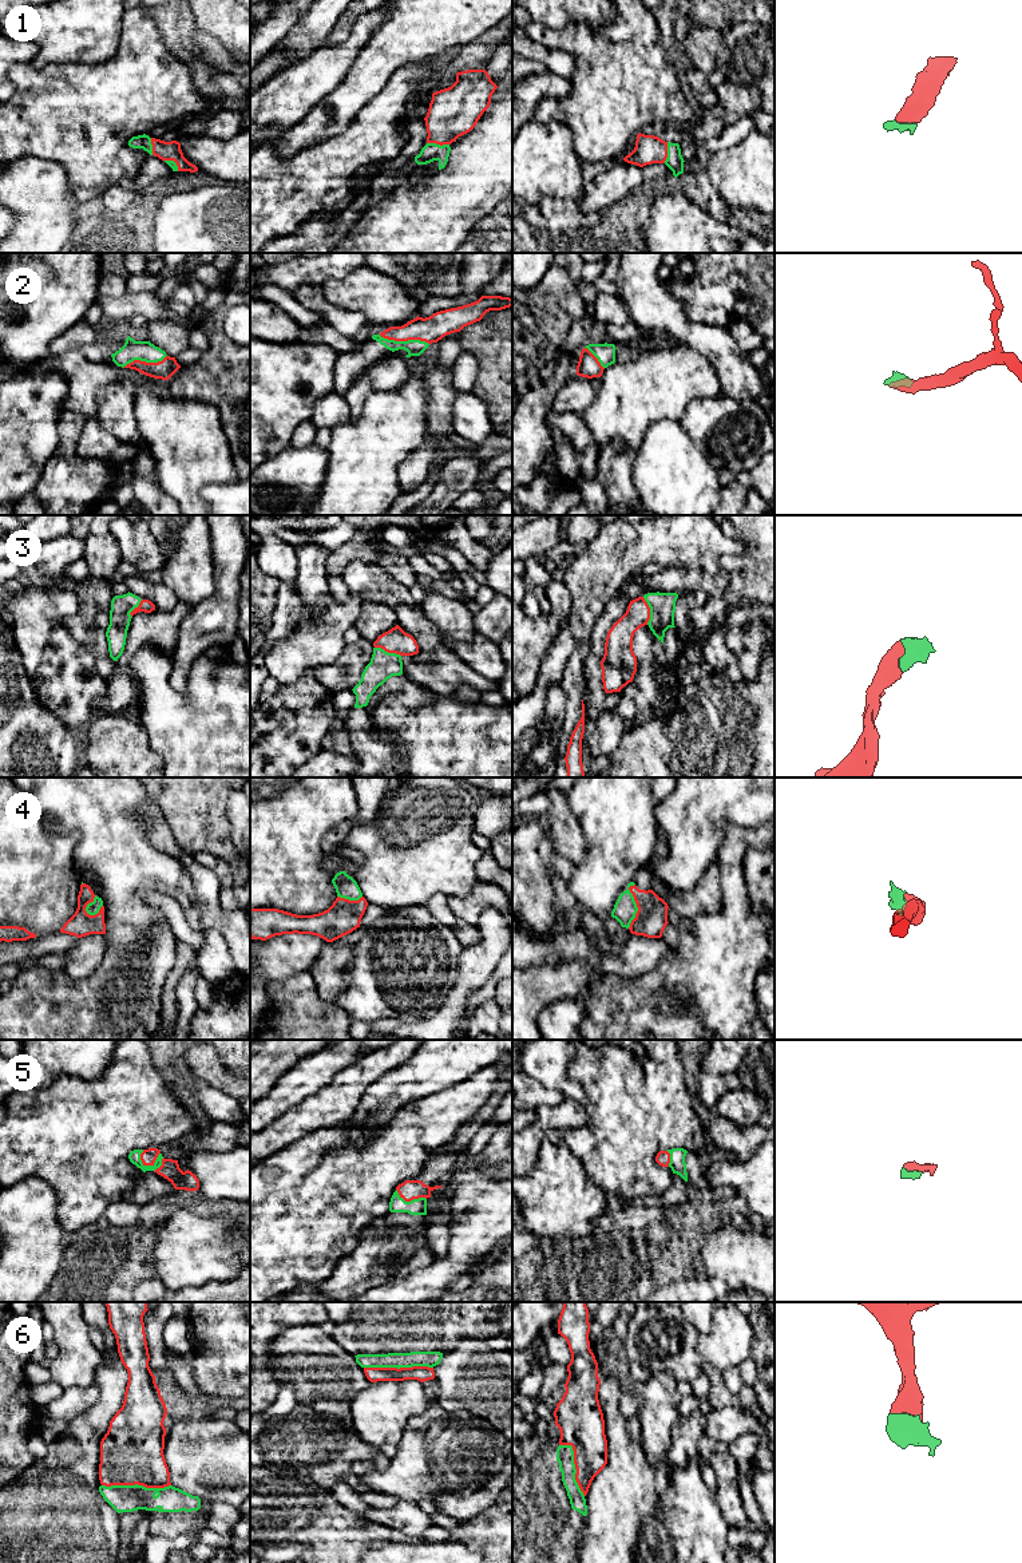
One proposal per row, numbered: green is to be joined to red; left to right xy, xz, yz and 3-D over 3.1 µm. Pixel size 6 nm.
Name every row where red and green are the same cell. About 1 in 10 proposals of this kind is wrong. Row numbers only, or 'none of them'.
1, 2, 3, 4, 5, 6

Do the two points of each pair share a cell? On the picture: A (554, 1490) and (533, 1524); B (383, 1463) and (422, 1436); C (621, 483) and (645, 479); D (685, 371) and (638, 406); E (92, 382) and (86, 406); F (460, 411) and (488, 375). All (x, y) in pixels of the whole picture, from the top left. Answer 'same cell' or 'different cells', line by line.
A: same cell
B: different cells
C: different cells
D: same cell
E: same cell
F: different cells

